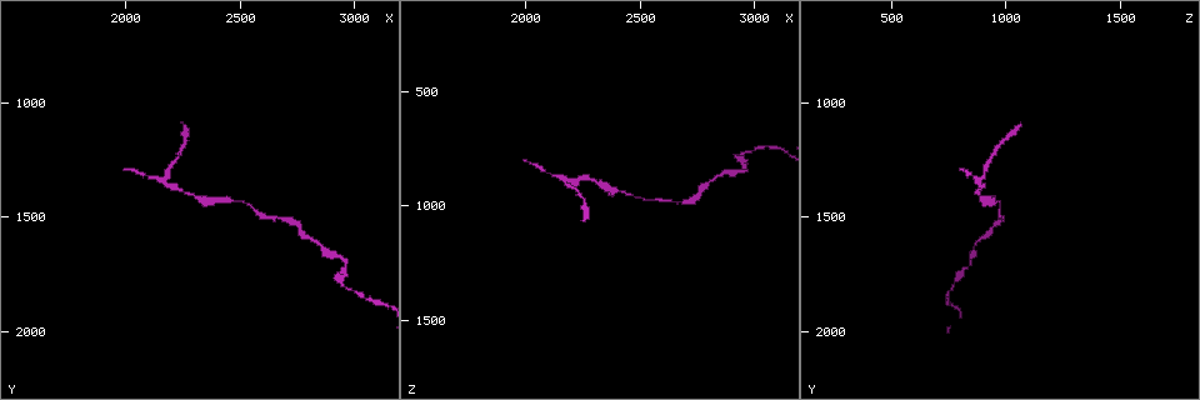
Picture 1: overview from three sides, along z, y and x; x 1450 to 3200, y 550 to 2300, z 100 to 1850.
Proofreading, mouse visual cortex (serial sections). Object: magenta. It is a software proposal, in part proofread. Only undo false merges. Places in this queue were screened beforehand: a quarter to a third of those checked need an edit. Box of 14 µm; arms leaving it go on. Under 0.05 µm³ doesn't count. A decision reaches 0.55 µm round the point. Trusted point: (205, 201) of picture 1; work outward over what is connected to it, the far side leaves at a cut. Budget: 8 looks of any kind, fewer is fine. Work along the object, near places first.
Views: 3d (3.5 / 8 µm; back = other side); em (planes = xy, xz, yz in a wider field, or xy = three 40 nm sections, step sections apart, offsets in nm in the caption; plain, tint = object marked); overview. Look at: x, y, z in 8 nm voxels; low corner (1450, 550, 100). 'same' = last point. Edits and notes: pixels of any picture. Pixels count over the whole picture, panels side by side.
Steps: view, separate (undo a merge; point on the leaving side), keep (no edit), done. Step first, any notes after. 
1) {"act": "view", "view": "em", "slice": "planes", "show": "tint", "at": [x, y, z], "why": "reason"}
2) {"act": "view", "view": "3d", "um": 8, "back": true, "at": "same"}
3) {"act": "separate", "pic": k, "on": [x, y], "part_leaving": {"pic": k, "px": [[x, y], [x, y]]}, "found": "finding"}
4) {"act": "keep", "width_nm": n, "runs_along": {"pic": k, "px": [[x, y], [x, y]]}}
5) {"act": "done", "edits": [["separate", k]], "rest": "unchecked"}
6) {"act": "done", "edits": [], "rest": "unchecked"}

{"act": "view", "view": "3d", "um": 3.5, "at": [2170, 1340, 900], "why": "abrupt turn"}

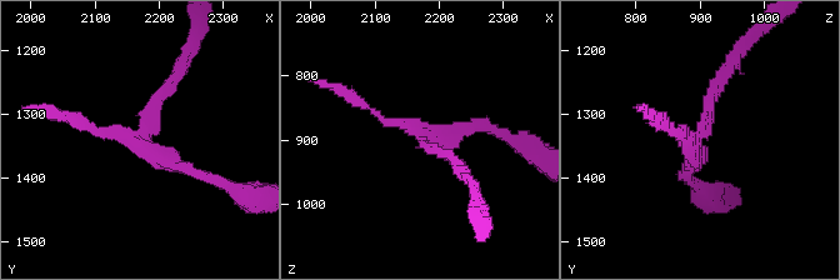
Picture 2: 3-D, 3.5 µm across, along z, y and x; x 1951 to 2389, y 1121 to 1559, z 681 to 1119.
{"act": "view", "view": "em", "slice": "xy", "step": 5, "show": "tint", "at": [2170, 1335, 895]}

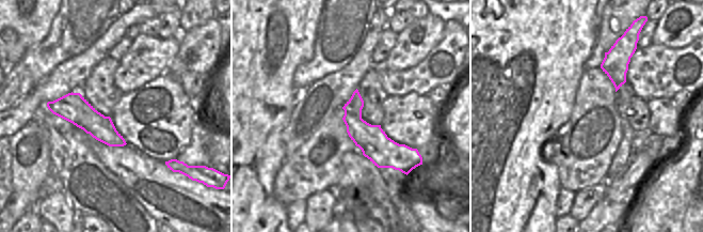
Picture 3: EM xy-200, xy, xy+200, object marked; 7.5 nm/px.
{"act": "view", "view": "em", "slice": "xy", "step": 3, "show": "tint", "at": "same", "why": "cut it another way"}

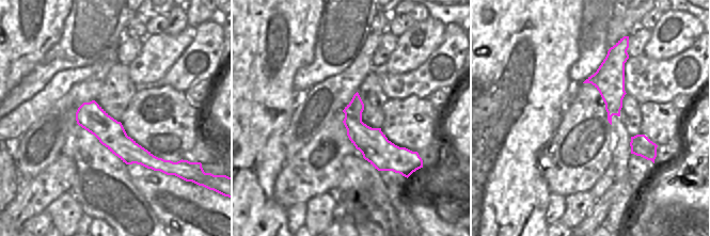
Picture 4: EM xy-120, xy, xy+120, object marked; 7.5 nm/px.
{"act": "separate", "pic": 2, "on": [160, 94], "part_leaving": {"pic": 2, "px": [[145, 135], [195, 35]]}, "found": "two cells meet here"}

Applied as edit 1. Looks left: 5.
{"act": "view", "view": "3d", "um": 3.5, "at": [2470, 1440, 950], "why": "sudden change in width"}

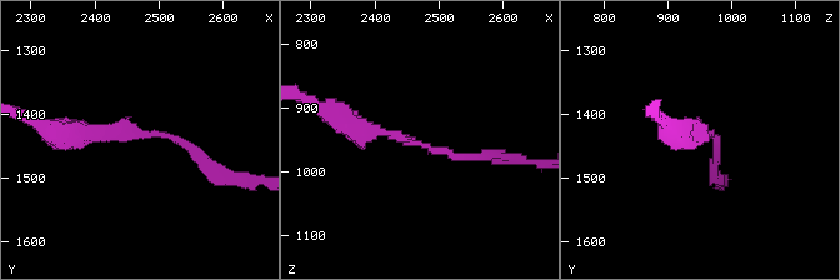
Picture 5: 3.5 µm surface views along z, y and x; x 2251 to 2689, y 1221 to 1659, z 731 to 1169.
{"act": "view", "view": "em", "slice": "xy", "step": 3, "show": "plain", "at": [2465, 1425, 955]}

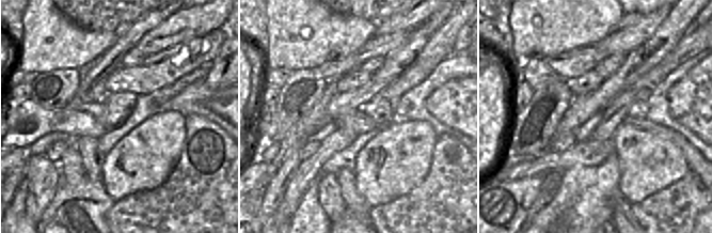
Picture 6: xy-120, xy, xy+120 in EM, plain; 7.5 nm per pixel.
{"act": "view", "view": "em", "slice": "xy", "step": 3, "show": "tint", "at": "same", "why": "where the object lies"}

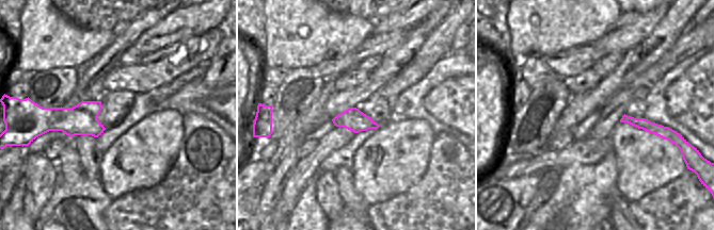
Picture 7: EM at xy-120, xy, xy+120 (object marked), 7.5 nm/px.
{"act": "keep", "arm_widths_nm": [150, 300], "runs_along": {"pic": 5, "px": [[341, 115], [456, 158], [486, 154]]}, "found": "one cell here"}

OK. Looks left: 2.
{"act": "view", "view": "3d", "um": 8, "at": [2950, 1720, 840], "why": "sharp bend"}

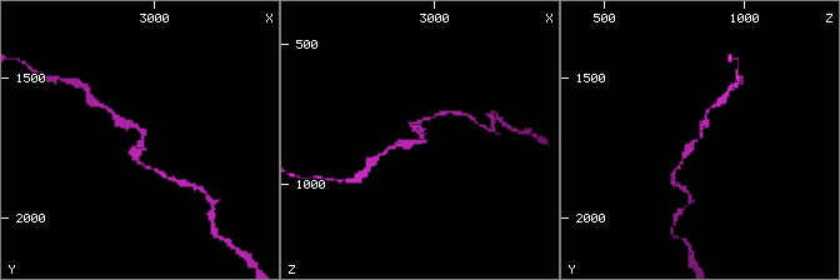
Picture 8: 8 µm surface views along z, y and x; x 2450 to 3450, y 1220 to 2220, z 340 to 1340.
{"act": "view", "view": "em", "slice": "xy", "step": 2, "show": "tint", "at": [2970, 1720, 840]}

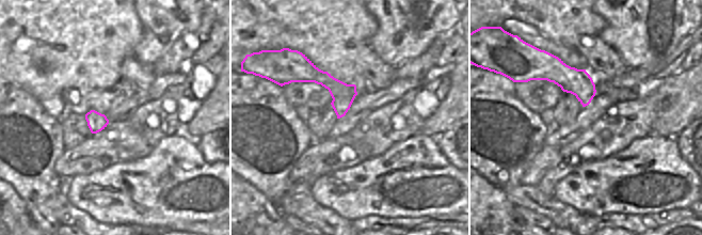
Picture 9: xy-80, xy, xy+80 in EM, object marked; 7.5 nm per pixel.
{"act": "keep", "runs_along": {"pic": 8, "px": [[706, 116], [700, 136], [689, 145], [680, 164]]}, "found": "one cell here"}

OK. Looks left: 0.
{"act": "done", "edits": [["separate", 2]], "rest": "unchecked"}

